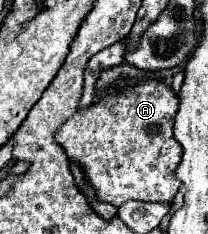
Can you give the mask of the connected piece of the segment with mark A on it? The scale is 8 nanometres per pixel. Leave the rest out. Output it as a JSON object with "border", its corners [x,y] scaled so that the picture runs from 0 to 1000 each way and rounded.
{"border":[[[702,342],[644,376],[538,393],[481,419],[404,479],[365,479],[279,564],[269,607],[308,632],[337,692],[375,692],[452,795],[490,863],[577,880],[606,855],[692,855],[692,863],[827,863],[865,803],[865,769],[837,752],[846,709],[875,675],[875,632],[837,590],[837,496],[856,470],[856,410],[769,342]]]}

